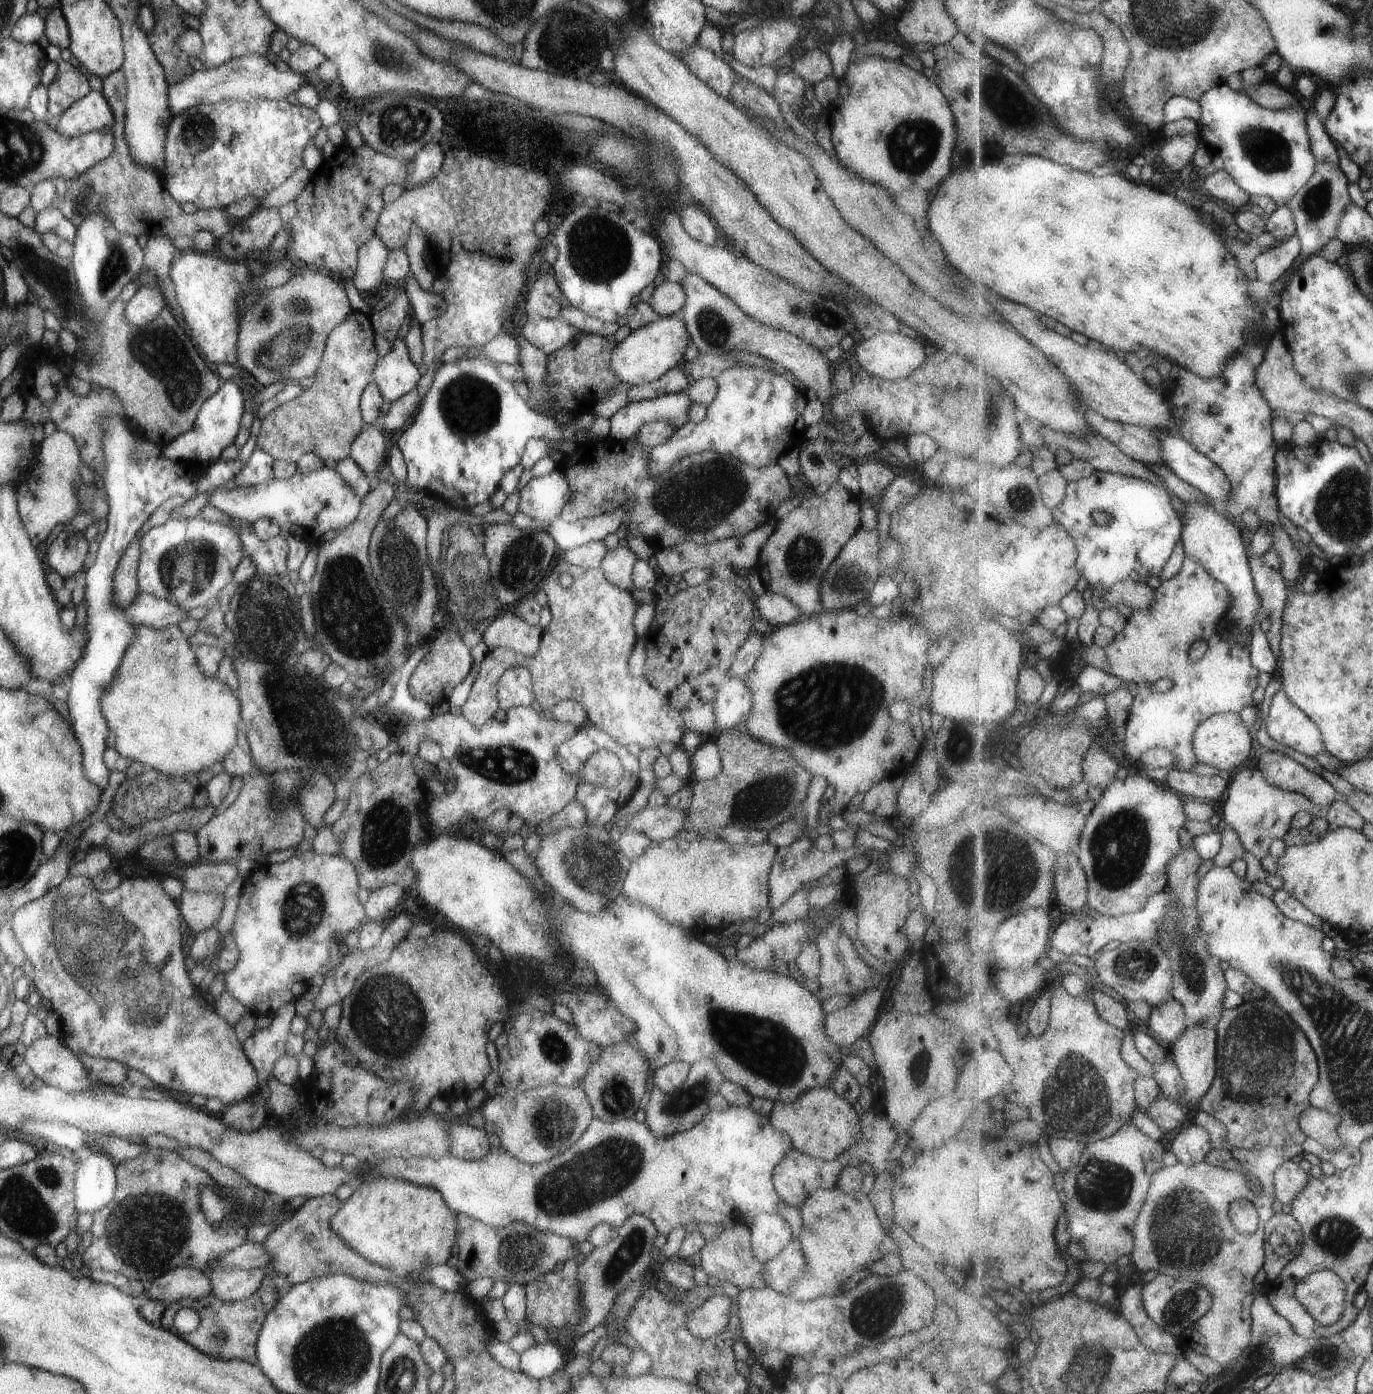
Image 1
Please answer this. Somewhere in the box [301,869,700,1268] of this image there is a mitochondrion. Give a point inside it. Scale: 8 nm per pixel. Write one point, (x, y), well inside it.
(609, 1167)

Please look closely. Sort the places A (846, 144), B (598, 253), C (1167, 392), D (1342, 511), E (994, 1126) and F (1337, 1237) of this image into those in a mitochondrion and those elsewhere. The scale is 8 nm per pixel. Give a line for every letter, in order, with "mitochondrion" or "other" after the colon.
A: other
B: mitochondrion
C: other
D: mitochondrion
E: other
F: mitochondrion

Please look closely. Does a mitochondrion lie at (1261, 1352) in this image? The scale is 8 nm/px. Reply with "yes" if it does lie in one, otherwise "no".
yes

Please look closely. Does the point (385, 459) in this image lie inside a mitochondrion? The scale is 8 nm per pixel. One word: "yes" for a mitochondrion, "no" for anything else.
no

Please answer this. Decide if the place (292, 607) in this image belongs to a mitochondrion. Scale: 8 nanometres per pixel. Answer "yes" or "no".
yes

